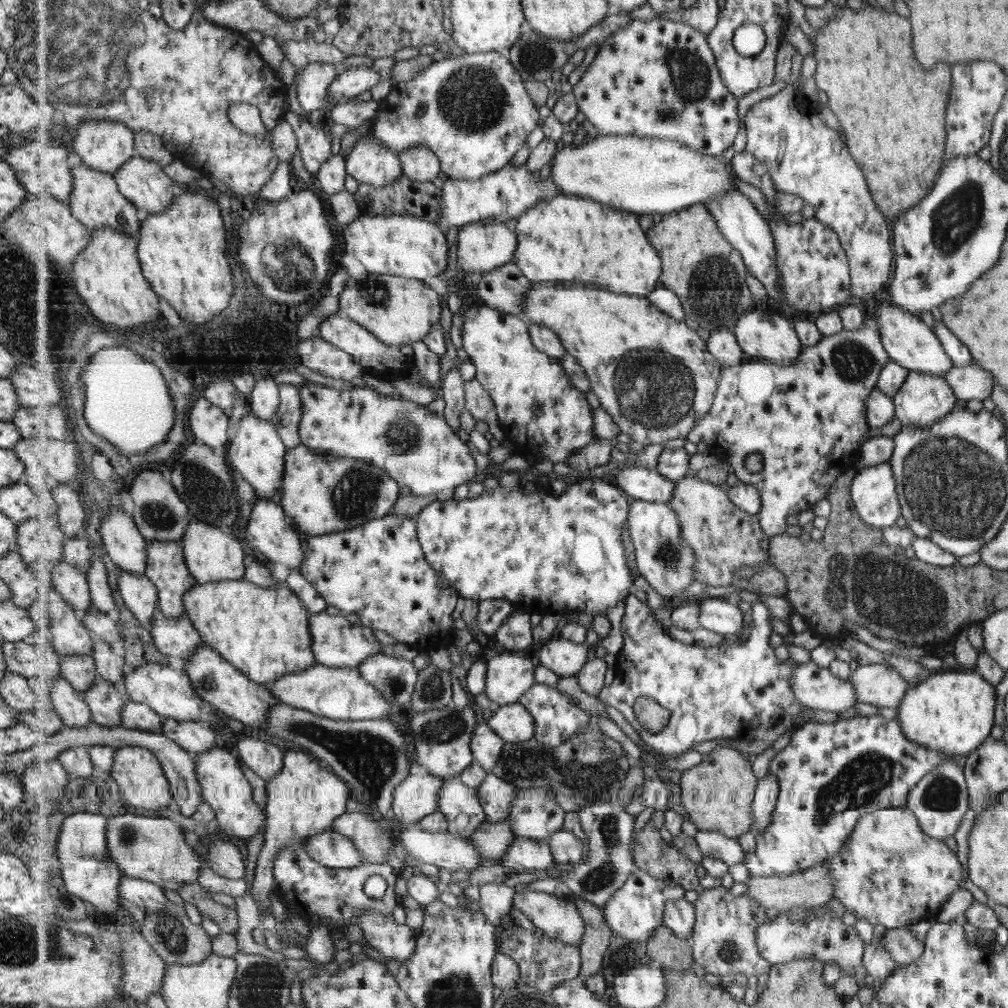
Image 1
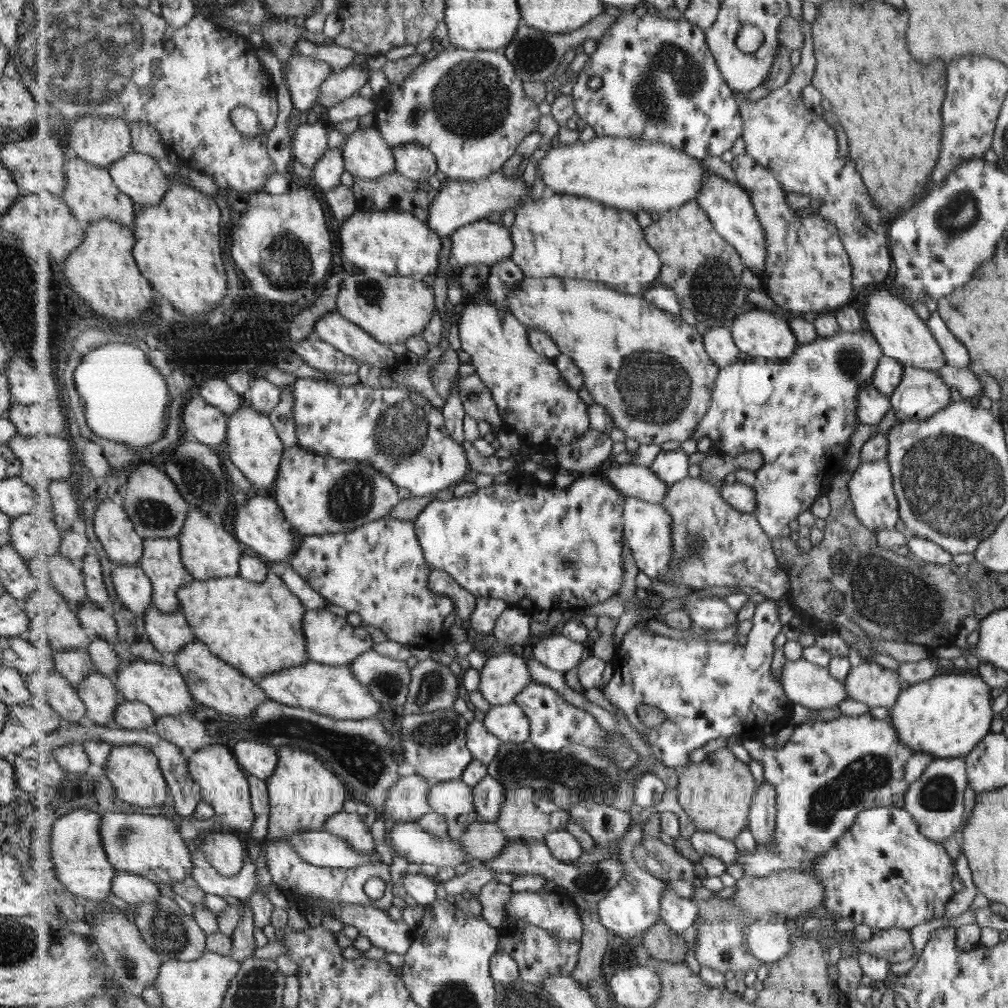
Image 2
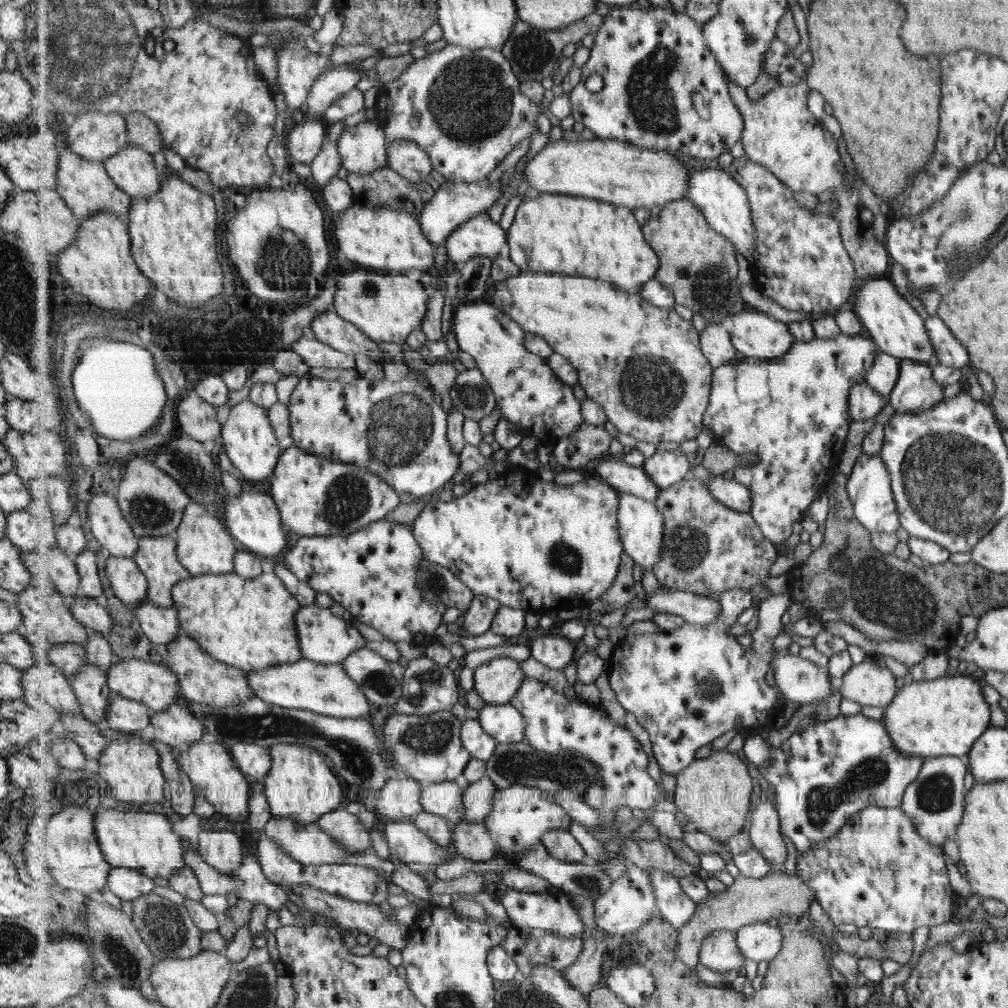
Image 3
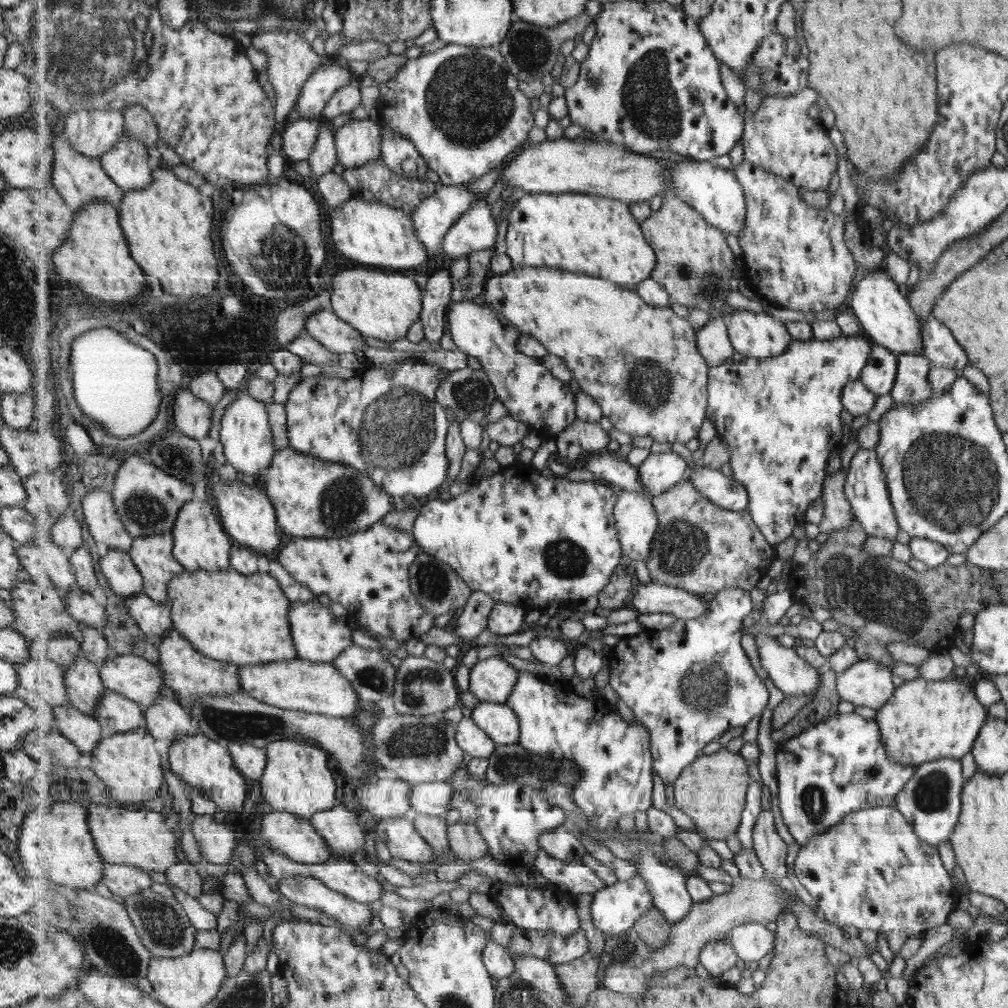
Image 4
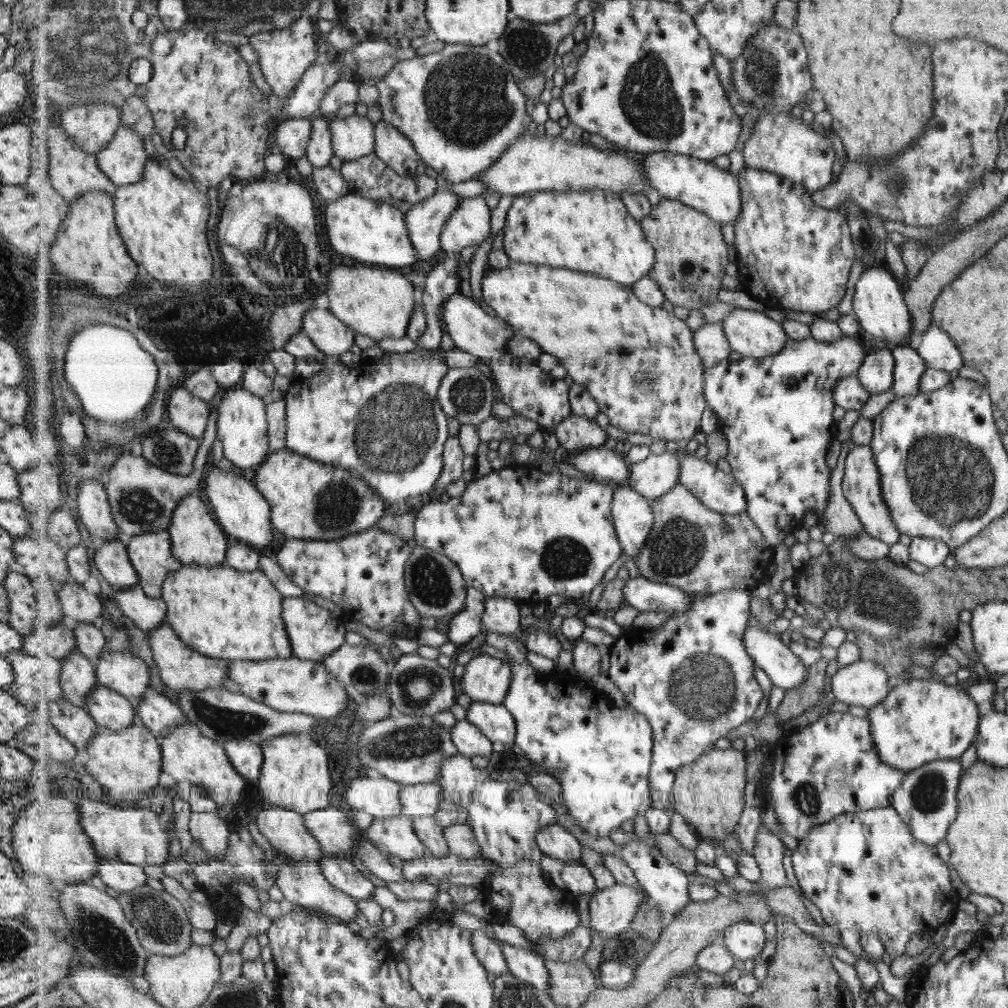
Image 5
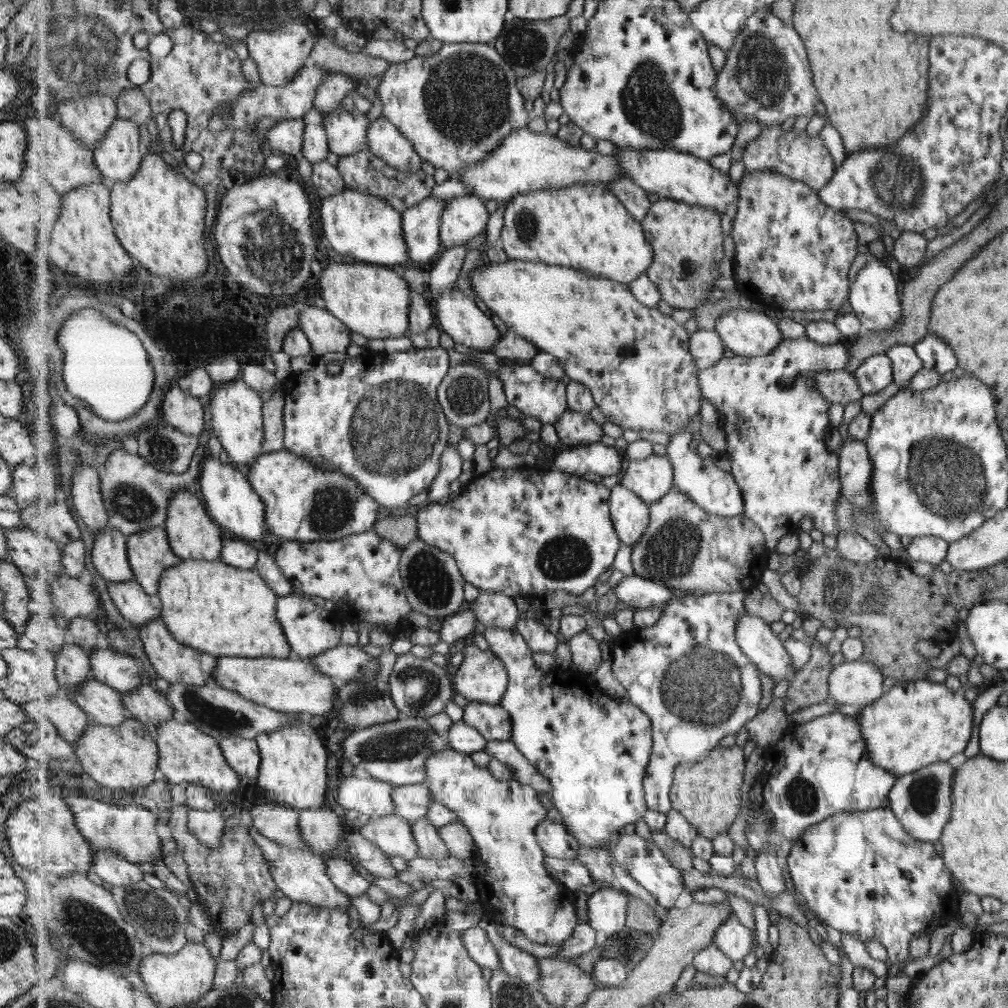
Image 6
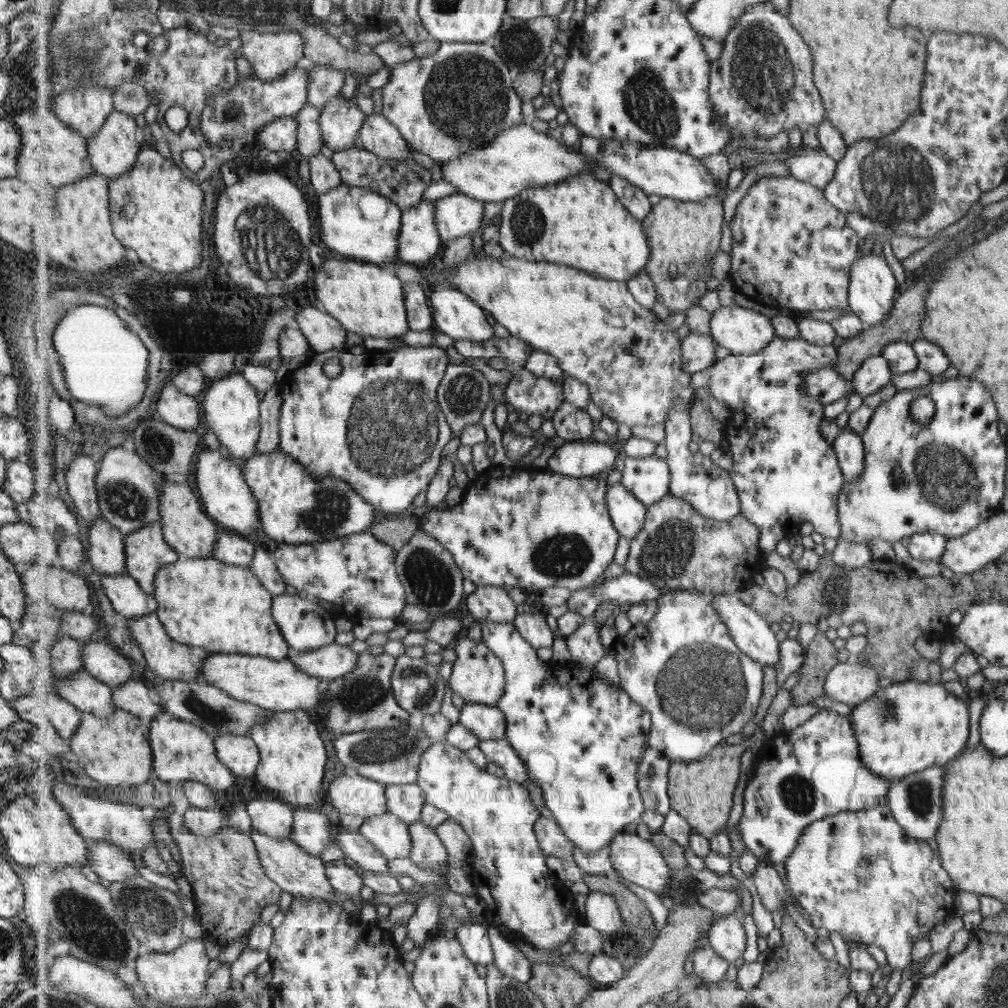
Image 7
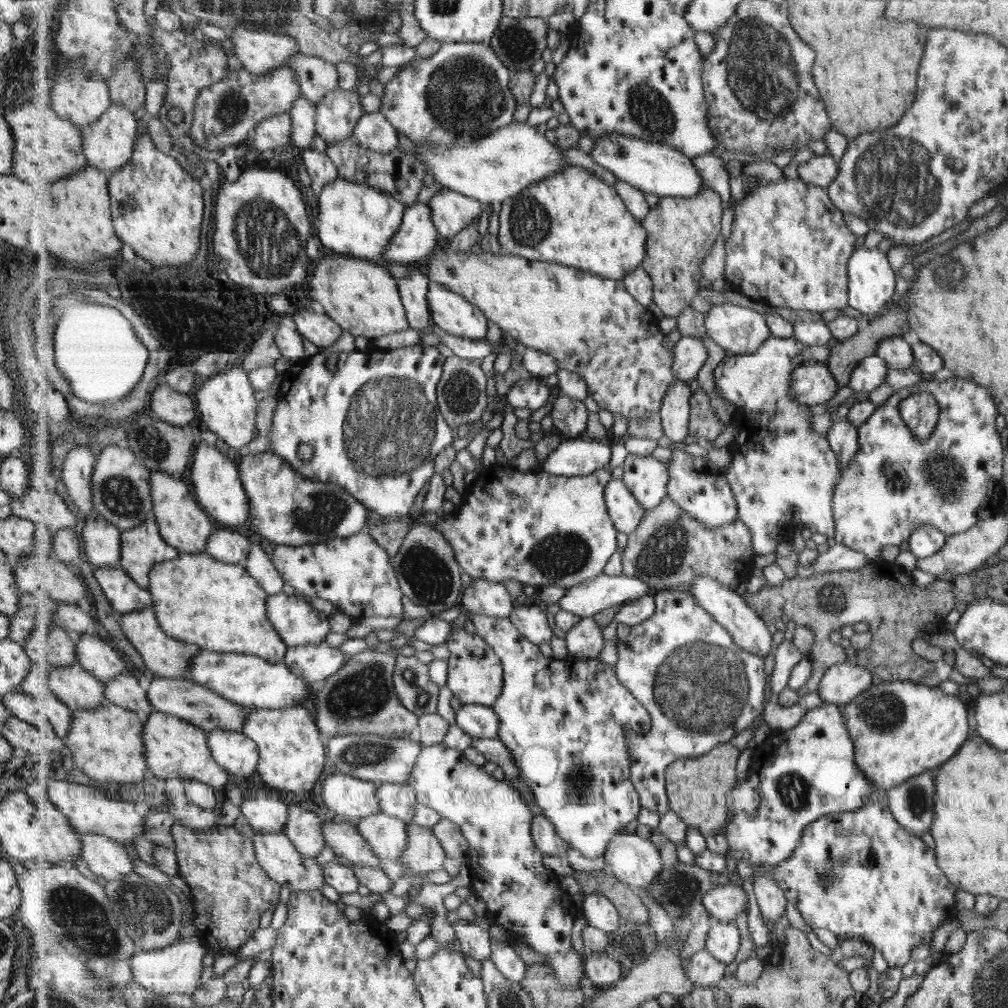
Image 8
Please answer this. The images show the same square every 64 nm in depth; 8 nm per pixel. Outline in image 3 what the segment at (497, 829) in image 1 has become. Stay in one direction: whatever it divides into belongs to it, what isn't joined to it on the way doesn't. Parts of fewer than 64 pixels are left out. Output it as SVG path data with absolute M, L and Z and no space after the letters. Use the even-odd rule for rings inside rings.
M463 823L452 826L455 853L472 861L491 860L498 856L498 846L487 825Z

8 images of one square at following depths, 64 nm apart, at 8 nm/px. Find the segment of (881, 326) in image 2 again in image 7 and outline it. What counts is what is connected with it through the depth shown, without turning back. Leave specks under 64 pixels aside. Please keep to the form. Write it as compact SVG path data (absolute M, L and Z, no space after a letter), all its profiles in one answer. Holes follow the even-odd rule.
M873 251L858 257L853 264L851 282L848 288L849 309L860 316L866 329L878 325L893 308L895 298L895 278L891 276L889 266L885 264L880 251Z

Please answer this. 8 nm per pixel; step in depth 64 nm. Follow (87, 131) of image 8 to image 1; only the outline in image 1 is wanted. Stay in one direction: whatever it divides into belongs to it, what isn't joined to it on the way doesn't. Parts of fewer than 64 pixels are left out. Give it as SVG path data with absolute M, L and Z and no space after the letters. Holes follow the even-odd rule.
M135 154L131 157L120 170L114 174L118 189L136 206L141 213L144 214L163 214L165 210L169 210L175 202L175 195L179 194L182 187L173 181L165 172L163 172L162 164L157 161L146 159L145 157Z

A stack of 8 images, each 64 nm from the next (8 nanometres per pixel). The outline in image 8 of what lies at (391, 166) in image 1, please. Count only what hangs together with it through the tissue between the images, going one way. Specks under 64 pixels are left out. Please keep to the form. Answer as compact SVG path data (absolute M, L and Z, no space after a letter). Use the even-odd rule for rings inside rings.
M337 87L316 104L317 132L326 142L341 142L353 137L357 121L364 115L356 90Z

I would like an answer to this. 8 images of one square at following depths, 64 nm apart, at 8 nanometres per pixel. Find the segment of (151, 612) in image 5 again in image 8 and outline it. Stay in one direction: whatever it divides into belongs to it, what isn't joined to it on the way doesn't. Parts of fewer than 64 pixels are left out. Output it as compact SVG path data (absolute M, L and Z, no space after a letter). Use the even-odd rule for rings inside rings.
M121 566L94 568L97 580L113 608L120 613L153 607L154 600L149 589L143 588Z

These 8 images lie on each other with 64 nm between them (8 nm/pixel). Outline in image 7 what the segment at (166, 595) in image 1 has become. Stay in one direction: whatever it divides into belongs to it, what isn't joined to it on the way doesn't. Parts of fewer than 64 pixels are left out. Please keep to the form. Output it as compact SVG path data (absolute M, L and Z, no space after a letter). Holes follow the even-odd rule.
M160 522L126 534L125 546L126 572L148 593L155 590L156 572L164 564L176 563L181 555L165 540Z

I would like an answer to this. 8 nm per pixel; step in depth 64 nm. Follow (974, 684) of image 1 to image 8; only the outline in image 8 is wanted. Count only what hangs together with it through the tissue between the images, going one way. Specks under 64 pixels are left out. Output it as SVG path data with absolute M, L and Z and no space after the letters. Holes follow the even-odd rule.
M885 679L881 684L871 685L867 692L857 696L857 700L847 703L842 714L849 735L855 743L857 767L882 793L912 776L935 770L945 760L952 759L967 738L965 704L955 696L943 694L937 685Z

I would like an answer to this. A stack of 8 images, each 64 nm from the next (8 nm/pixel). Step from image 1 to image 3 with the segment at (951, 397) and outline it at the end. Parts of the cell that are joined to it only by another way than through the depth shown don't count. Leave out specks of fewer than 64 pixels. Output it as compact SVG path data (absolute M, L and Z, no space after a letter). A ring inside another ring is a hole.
M901 359L899 363L896 384L887 396L894 411L915 414L940 403L943 398L940 386L933 380L929 366L909 359Z

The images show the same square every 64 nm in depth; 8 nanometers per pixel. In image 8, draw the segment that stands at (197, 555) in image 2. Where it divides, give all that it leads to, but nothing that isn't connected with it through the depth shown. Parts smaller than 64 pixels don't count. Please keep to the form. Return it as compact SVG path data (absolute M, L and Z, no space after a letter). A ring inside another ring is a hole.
M154 471L150 476L150 488L154 504L155 522L160 526L161 536L170 545L178 548L181 553L203 553L206 550L208 538L218 527L216 522L193 496L191 488L181 481L163 471Z

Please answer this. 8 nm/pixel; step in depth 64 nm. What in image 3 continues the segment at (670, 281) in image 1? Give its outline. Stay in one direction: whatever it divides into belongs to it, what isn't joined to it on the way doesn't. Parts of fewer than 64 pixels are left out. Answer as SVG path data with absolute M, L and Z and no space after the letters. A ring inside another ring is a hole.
M691 200L669 202L660 215L652 218L642 229L648 244L656 250L661 260L656 280L673 291L677 304L701 314L707 324L717 323L723 316L733 317L742 310L751 309L741 300L736 247L712 228L705 214Z

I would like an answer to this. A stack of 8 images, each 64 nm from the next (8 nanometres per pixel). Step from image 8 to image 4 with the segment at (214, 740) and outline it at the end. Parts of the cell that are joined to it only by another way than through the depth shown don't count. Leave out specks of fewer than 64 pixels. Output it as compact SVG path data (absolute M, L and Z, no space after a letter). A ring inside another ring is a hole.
M235 743L228 745L236 768L250 779L259 780L269 762L265 748L258 748L253 744Z

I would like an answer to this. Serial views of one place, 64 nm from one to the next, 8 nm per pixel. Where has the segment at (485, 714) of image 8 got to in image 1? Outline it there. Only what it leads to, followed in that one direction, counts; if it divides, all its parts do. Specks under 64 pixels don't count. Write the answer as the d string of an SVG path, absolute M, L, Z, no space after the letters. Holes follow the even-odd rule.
M521 702L495 707L488 726L506 743L523 743L534 738L537 721Z

